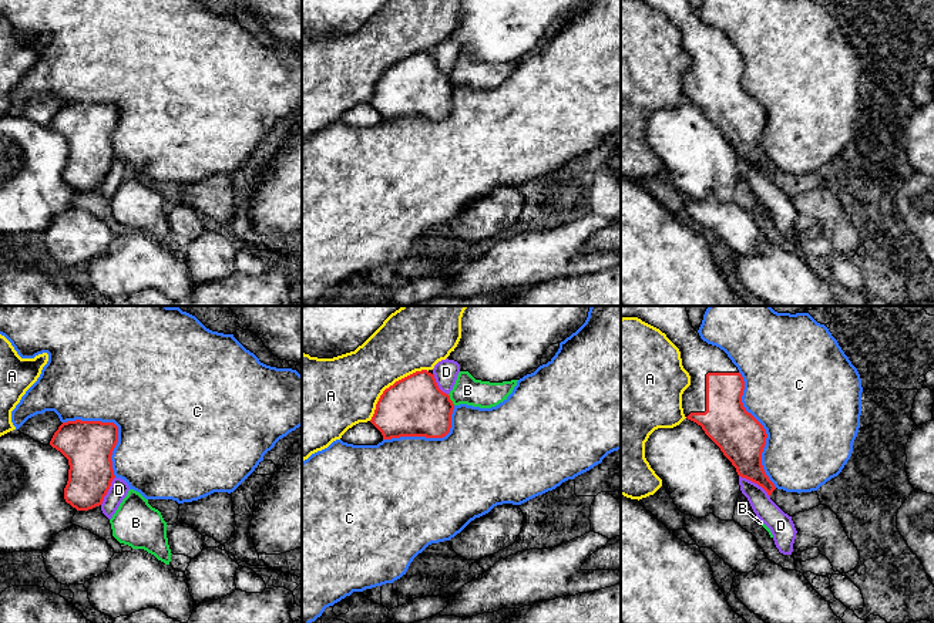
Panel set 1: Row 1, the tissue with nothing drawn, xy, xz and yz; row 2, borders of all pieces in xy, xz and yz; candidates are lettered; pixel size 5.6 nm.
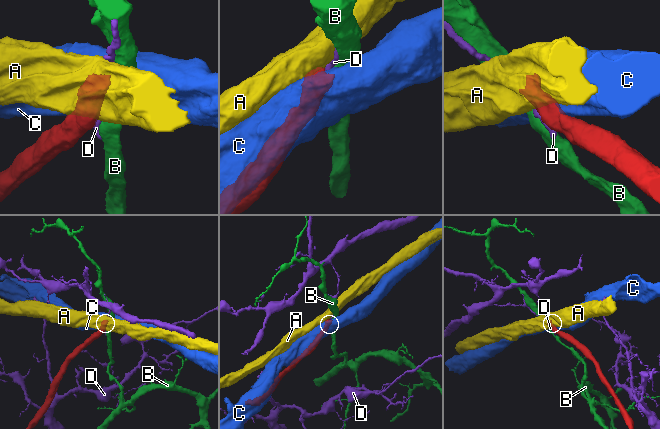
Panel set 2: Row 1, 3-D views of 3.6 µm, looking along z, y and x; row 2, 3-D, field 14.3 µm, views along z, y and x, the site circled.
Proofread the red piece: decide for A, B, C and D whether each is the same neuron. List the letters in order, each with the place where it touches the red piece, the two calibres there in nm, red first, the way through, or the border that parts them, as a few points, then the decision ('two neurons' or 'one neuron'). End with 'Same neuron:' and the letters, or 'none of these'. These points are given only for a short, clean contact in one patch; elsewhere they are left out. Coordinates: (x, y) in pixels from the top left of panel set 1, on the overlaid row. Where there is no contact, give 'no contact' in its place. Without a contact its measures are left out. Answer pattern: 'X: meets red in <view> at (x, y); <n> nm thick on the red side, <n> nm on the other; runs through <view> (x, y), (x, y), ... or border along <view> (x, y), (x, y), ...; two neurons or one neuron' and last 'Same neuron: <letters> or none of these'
A: meets red in xz at (390, 386); 340 nm thick on the red side, 380 nm on the other; two neurons
B: meets red in xz at (450, 400); 340 nm thick on the red side, 160 nm on the other; border along xz (447, 394), (454, 404); two neurons
C: meets red in yz at (765, 430); 280 nm thick on the red side, 500 nm on the other; two neurons
D: meets red in yz at (755, 482); 260 nm thick on the red side, 120 nm on the other; two neurons
Same neuron: none of these

